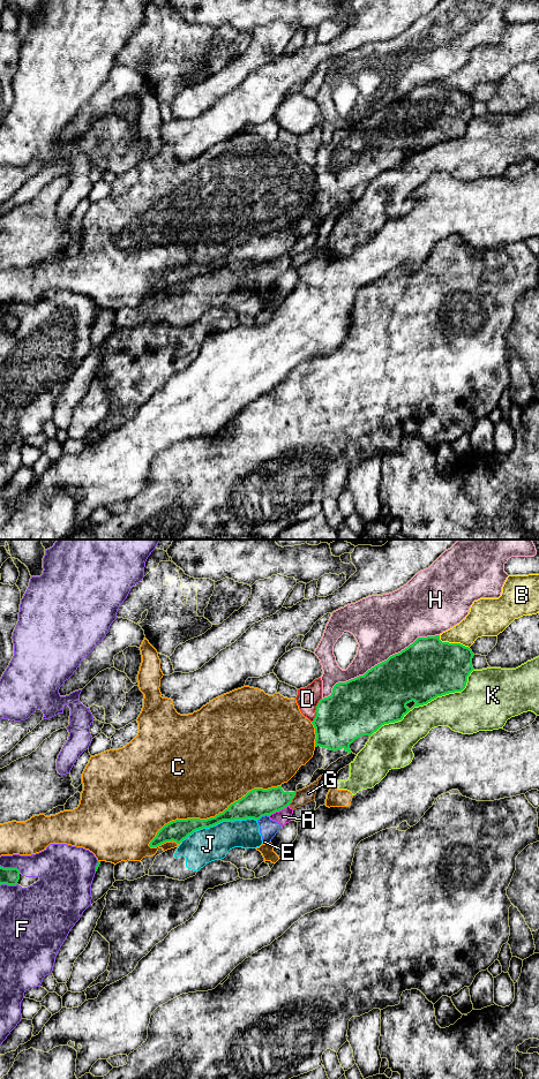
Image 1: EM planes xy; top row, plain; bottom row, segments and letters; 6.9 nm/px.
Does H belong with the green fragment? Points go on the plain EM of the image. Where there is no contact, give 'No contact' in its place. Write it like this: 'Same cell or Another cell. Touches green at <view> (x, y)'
Another cell. Touches green at xy (377, 111)

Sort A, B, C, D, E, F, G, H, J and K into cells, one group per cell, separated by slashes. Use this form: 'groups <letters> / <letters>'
groups A E G J / B / C K / D / F / H

